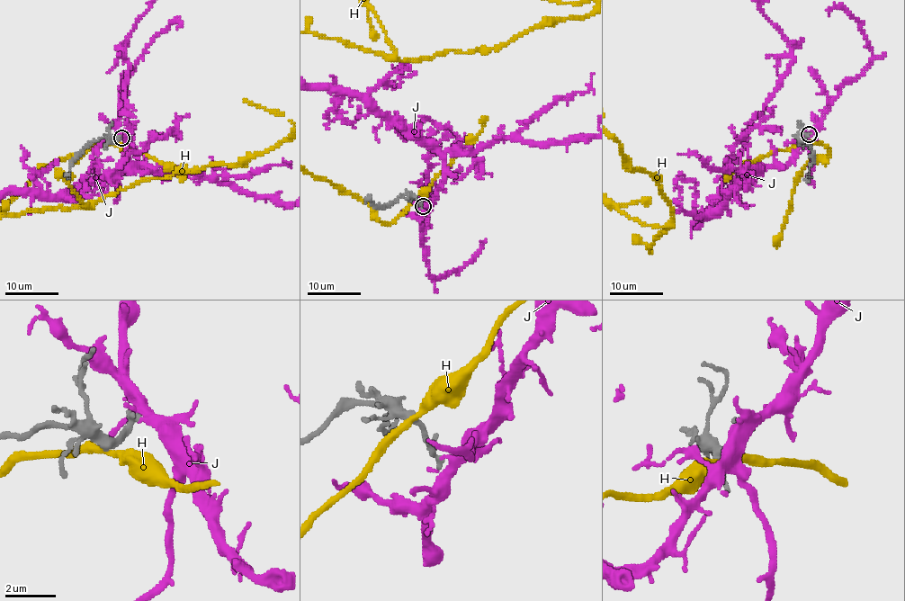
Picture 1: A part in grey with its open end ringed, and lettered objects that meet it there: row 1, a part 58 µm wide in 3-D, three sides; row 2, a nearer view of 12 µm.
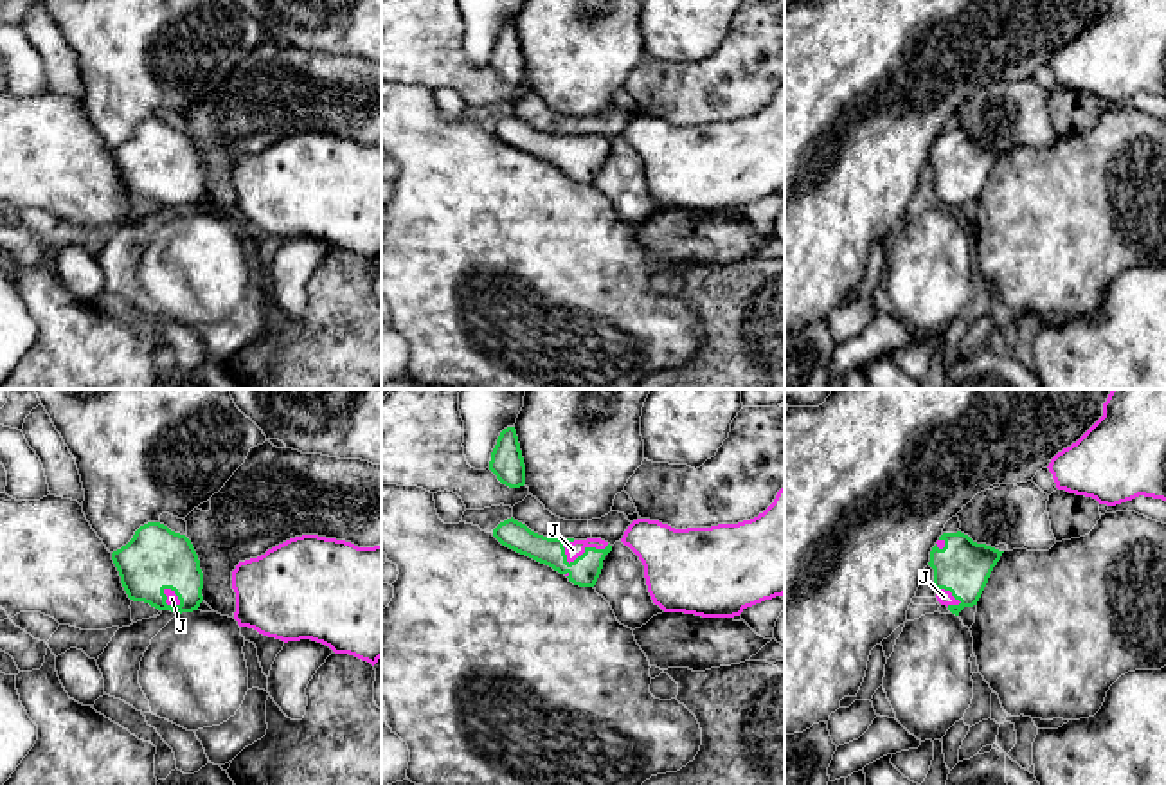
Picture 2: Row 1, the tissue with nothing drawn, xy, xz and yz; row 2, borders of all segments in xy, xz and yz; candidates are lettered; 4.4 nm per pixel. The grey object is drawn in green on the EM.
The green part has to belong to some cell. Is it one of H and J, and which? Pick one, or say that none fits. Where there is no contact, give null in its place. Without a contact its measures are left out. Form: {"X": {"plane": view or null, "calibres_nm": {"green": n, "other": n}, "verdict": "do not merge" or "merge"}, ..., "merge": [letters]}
{"H": {"plane": null, "verdict": "do not merge"}, "J": {"plane": "xz", "calibres_nm": {"green": 140, "other": 80}, "verdict": "merge"}, "merge": ["J"]}

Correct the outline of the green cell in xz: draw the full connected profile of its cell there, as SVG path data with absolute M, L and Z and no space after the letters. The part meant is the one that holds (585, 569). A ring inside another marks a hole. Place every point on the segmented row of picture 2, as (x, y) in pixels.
M513 517L500 522L493 537L502 546L565 574L579 587L596 585L603 560L612 551L612 546L601 538L574 540L538 535Z

